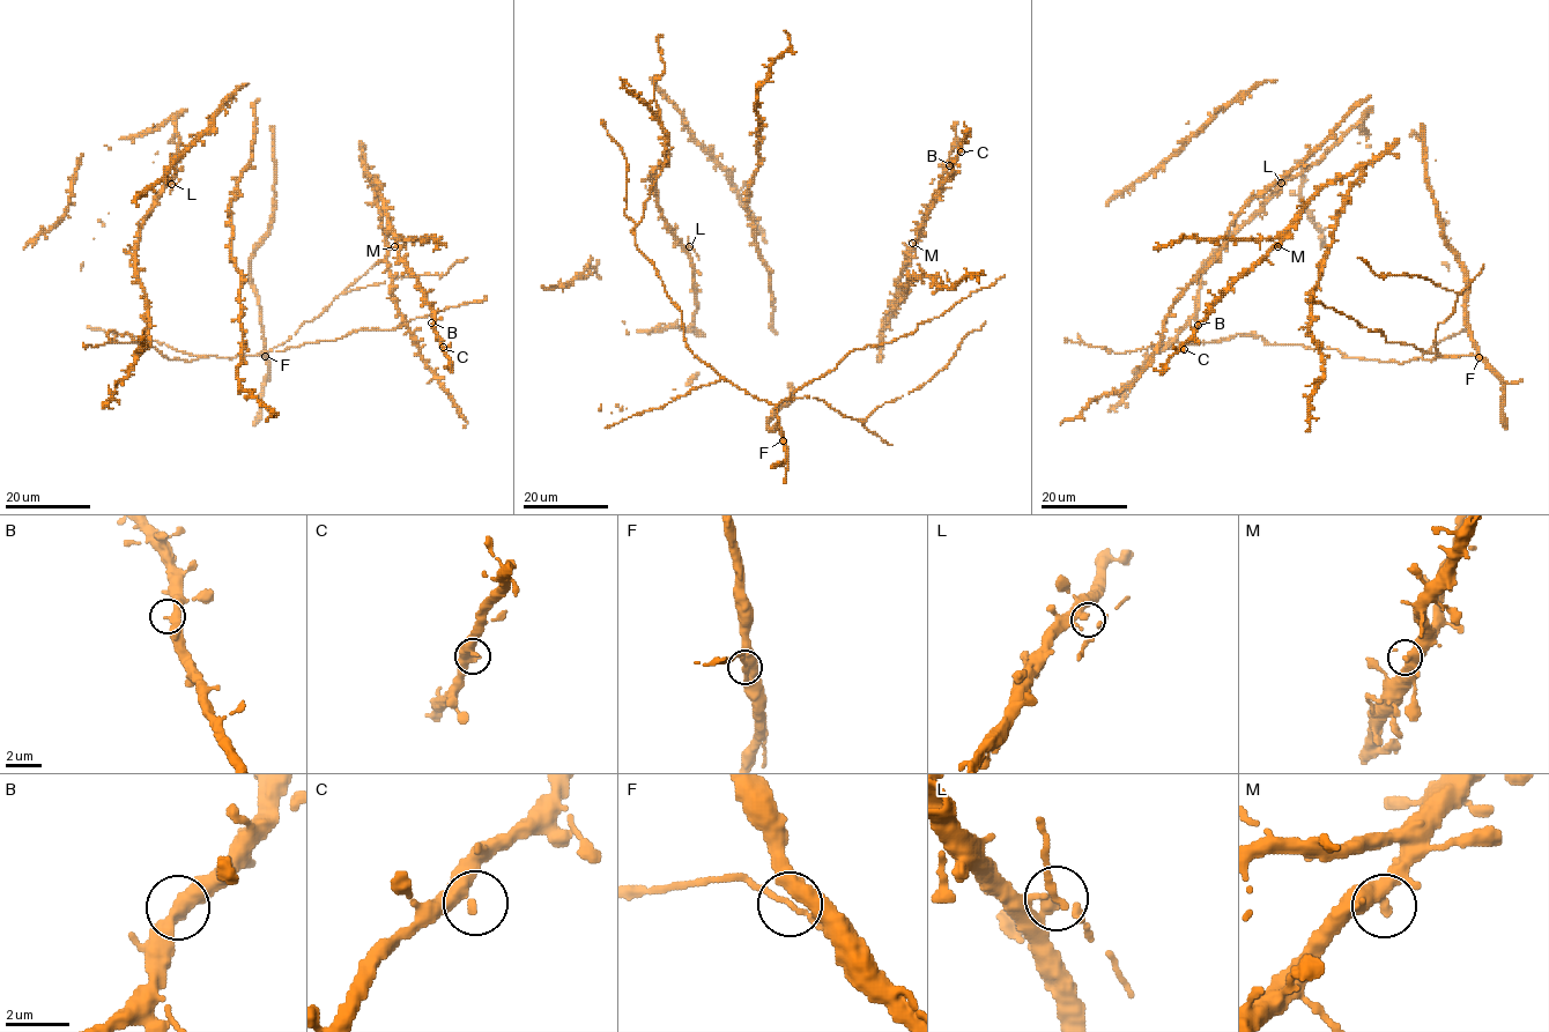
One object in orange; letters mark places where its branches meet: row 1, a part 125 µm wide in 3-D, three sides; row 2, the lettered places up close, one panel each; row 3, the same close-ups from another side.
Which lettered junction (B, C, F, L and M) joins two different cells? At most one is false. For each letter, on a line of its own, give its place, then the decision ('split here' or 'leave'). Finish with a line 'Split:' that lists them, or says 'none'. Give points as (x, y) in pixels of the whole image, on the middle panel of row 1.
B: (949, 165) | leave
C: (961, 151) | leave
F: (783, 440) | leave
L: (689, 246) | leave
M: (912, 243) | leave
Split: none

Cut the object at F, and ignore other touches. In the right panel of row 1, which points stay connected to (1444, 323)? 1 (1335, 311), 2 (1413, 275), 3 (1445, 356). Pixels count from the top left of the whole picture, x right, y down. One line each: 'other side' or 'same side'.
1: same side
2: same side
3: same side

